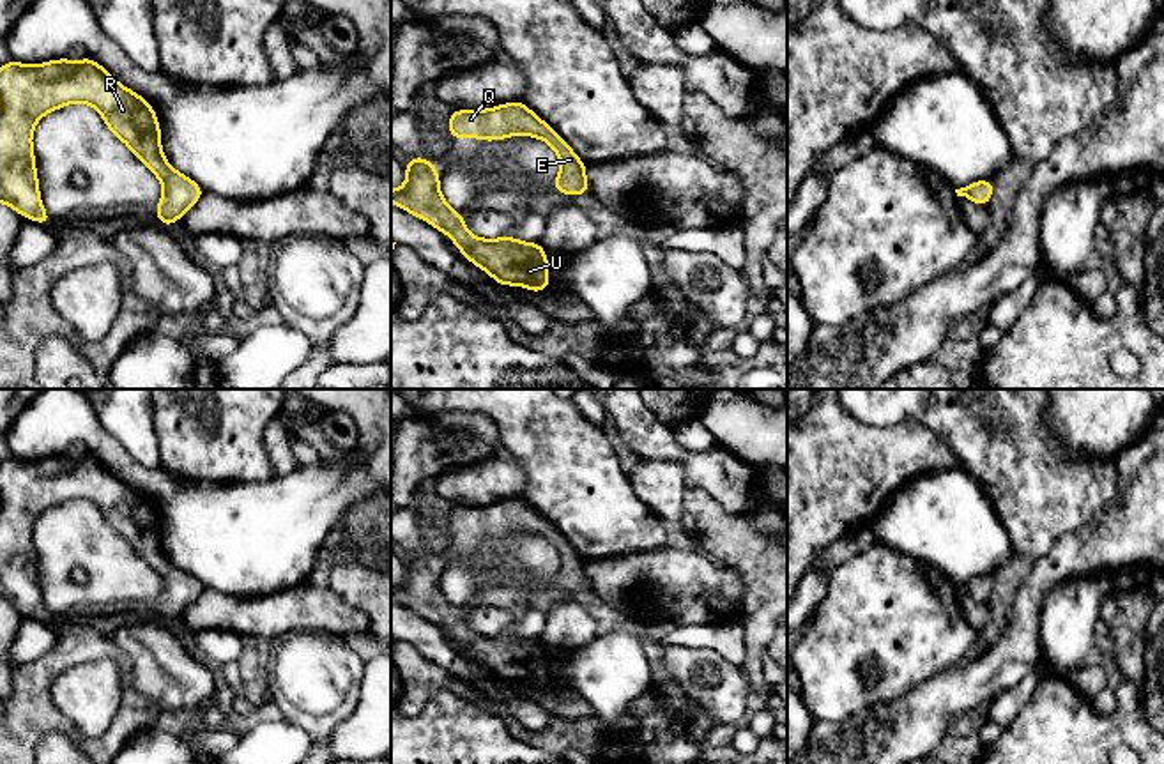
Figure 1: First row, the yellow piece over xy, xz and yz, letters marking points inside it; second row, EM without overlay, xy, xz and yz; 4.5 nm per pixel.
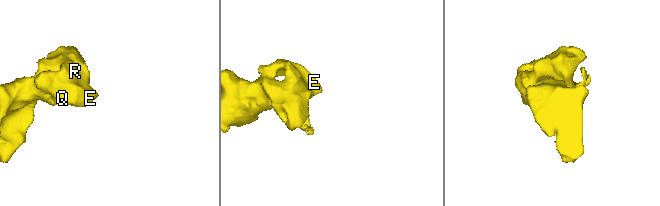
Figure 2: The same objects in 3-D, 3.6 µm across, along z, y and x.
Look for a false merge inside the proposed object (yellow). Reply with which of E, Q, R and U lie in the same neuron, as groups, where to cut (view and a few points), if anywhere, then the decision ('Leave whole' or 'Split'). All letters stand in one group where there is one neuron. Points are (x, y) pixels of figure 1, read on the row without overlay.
Groups: E Q R U. No split. Leave whole

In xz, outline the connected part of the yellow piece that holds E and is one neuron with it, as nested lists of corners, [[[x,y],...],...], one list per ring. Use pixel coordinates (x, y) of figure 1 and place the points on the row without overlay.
[[[522,497],[504,499],[490,506],[455,506],[448,515],[448,534],[481,534],[483,538],[504,536],[515,531],[540,534],[548,539],[559,557],[561,568],[552,585],[570,592],[587,591],[586,559],[571,543]]]

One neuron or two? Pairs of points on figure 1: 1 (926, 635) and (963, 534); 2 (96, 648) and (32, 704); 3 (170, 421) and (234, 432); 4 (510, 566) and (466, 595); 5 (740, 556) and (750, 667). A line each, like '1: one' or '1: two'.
1: two
2: one
3: one
4: one
5: one

